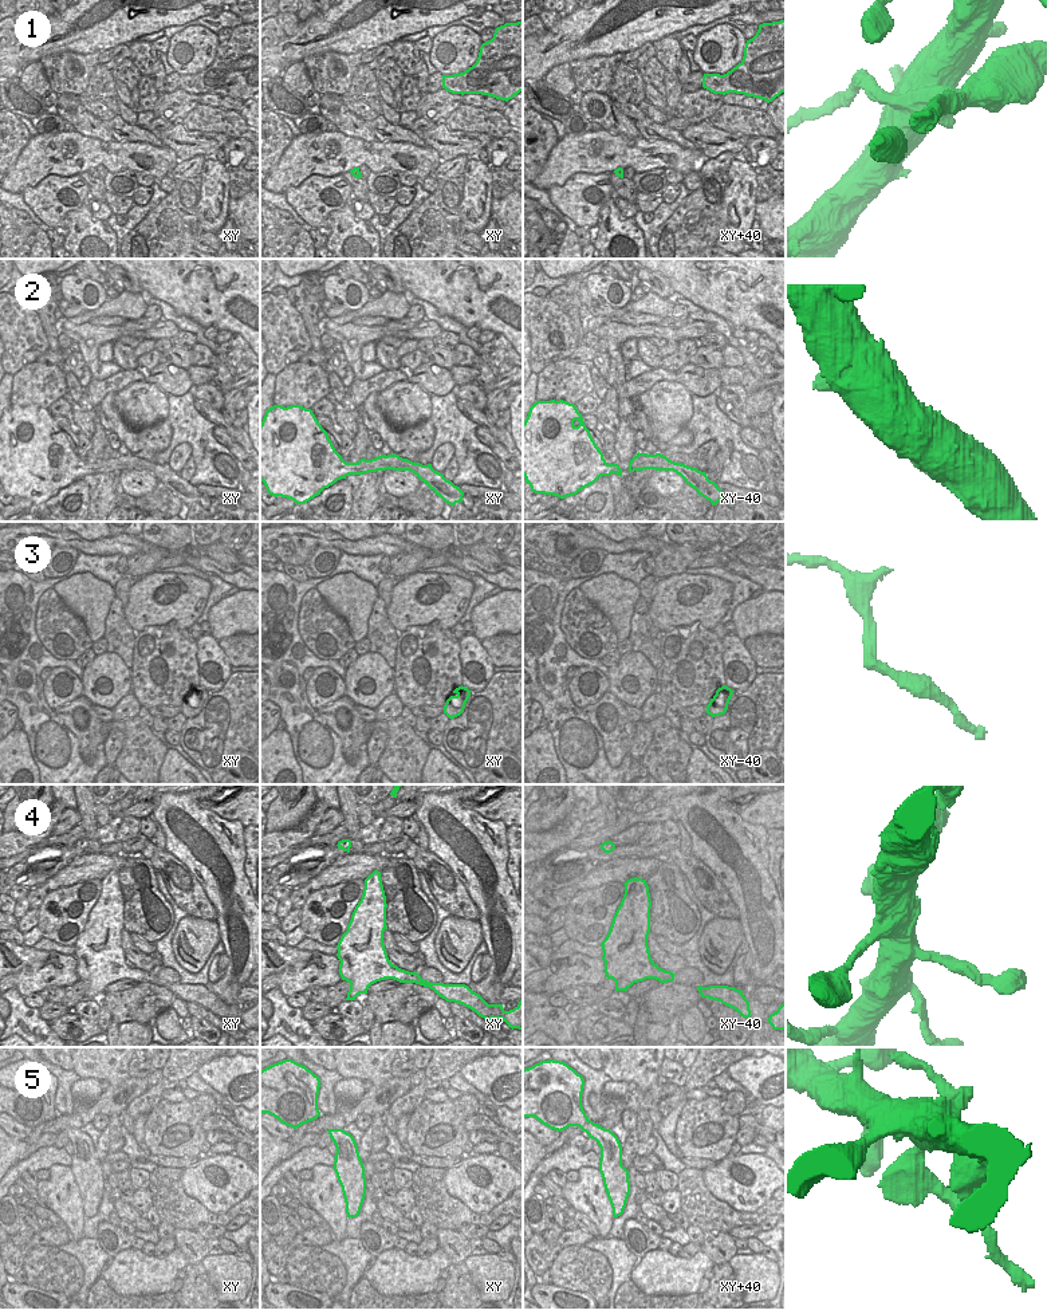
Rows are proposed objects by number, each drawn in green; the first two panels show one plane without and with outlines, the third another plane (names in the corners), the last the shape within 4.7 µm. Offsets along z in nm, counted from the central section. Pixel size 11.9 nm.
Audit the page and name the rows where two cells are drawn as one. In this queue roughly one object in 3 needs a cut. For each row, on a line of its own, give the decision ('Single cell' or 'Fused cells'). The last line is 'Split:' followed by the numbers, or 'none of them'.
1: Fused cells
2: Single cell
3: Single cell
4: Single cell
5: Fused cells
Split: 1, 5.

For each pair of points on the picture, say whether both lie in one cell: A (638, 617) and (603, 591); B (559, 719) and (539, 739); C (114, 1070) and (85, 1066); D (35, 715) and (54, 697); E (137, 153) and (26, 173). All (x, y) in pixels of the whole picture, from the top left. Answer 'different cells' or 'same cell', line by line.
A: different cells
B: different cells
C: same cell
D: different cells
E: same cell

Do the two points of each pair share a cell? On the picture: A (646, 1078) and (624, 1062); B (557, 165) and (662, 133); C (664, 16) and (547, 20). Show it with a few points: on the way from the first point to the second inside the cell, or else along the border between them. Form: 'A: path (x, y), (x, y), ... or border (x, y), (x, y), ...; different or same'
A: path (641, 1073), (629, 1062); same
B: border (640, 136), (648, 140), (670, 140), (676, 144); different
C: border (562, 15), (558, 30), (555, 32), (547, 31); different

